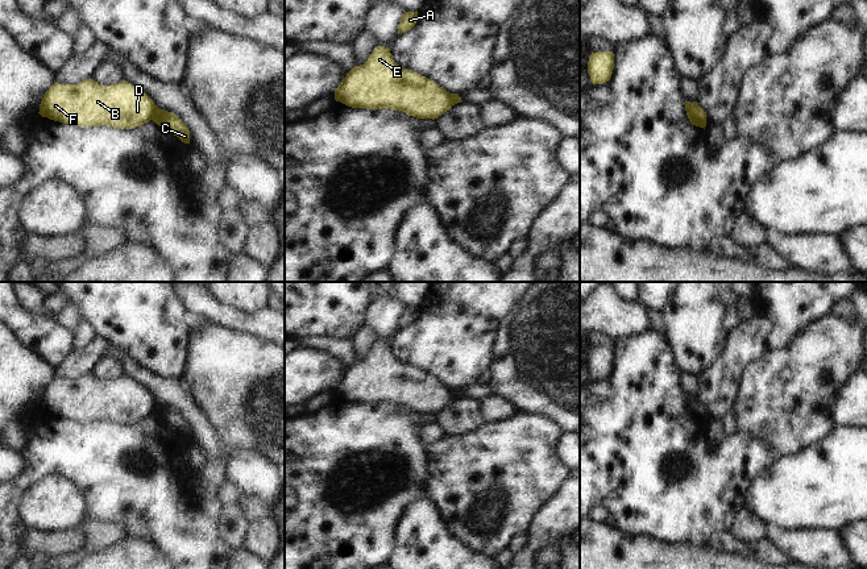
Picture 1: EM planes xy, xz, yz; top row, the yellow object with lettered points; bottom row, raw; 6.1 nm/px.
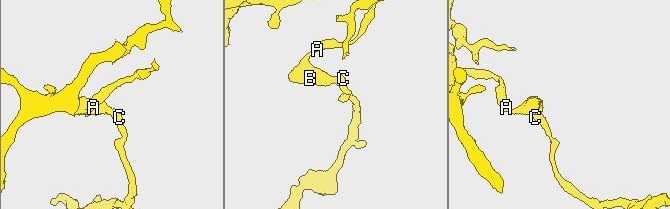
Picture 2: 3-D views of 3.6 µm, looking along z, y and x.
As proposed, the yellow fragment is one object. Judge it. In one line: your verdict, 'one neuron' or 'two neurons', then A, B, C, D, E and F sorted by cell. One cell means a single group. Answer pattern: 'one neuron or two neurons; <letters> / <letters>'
two neurons; A B D E F / C

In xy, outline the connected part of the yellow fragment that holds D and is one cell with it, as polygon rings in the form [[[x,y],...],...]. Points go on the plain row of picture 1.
[[[94,374],[78,379],[54,378],[43,390],[40,410],[78,421],[133,424],[153,414],[154,396],[124,374],[103,381]]]

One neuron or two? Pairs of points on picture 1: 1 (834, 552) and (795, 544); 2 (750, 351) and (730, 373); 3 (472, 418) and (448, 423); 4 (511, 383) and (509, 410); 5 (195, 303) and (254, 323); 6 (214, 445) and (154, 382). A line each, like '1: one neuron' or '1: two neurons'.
1: one neuron
2: one neuron
3: one neuron
4: two neurons
5: one neuron
6: one neuron

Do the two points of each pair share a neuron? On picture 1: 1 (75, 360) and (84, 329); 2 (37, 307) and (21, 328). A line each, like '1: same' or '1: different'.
1: different
2: different

